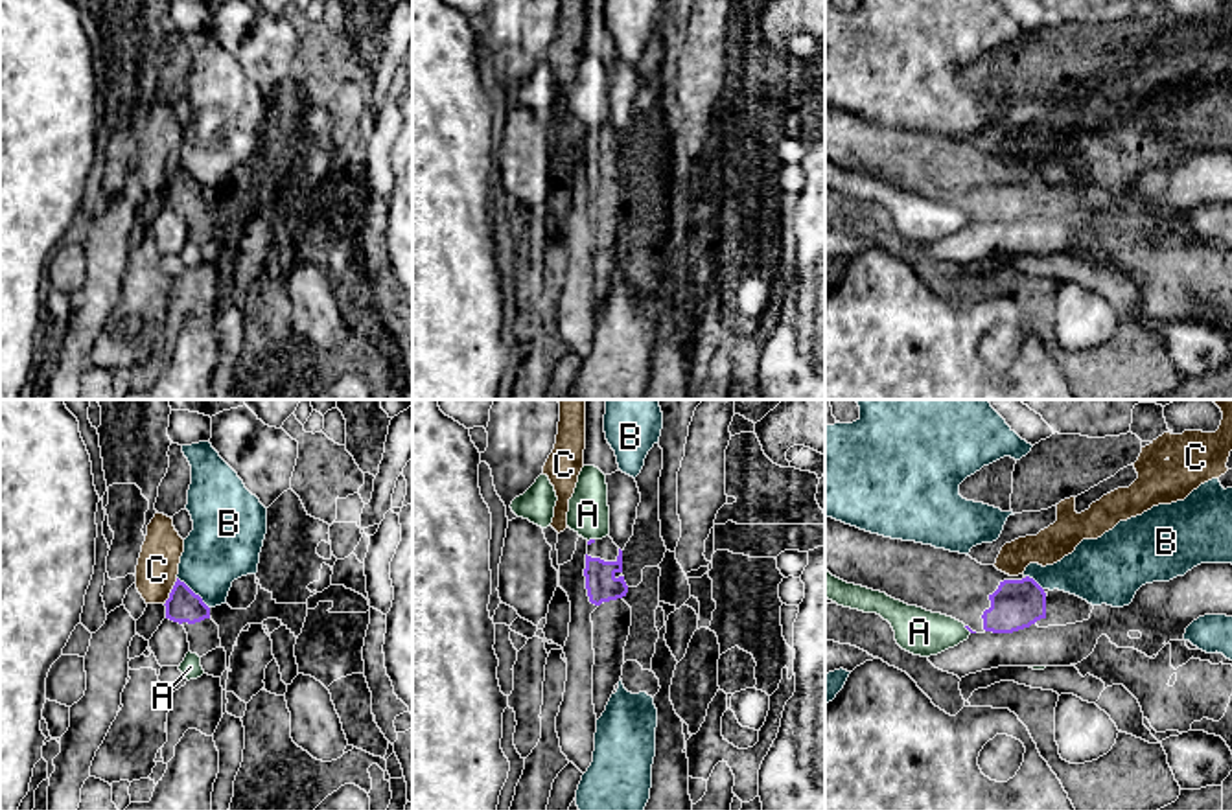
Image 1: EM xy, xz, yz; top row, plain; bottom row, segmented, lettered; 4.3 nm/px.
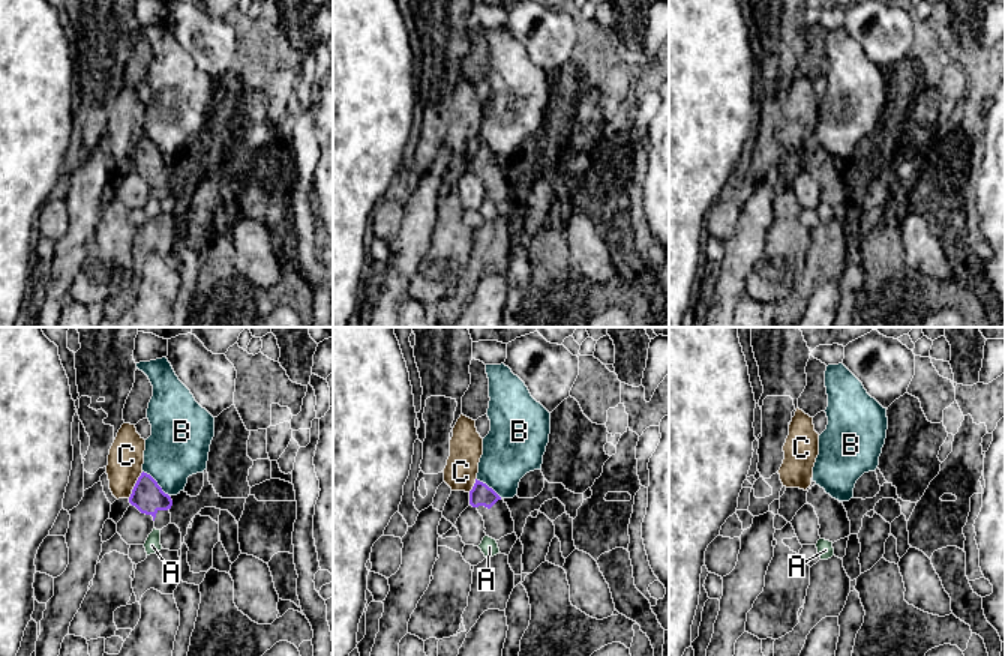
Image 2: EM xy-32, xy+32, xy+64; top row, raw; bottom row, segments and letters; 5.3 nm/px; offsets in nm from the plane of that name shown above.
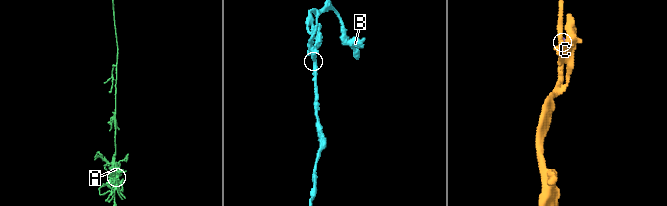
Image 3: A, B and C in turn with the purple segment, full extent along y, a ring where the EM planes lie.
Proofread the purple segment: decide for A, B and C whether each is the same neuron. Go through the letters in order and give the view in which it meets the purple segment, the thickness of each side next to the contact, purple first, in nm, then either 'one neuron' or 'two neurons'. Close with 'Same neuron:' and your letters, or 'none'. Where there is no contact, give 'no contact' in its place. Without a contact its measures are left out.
A: xz | 20/180 nm | two neurons
B: xy | 140/300 nm | two neurons
C: xy | 140/180 nm | two neurons
Same neuron: none

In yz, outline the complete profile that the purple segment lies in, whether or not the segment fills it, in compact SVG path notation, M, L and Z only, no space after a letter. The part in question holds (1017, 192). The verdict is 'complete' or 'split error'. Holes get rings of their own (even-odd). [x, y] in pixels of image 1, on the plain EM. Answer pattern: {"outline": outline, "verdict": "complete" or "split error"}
{"outline": "M827 103L825 156L847 171L952 204L970 221L1066 214L1088 208L1094 197L1075 182L1046 180L1029 164L1009 164L967 142L884 125Z", "verdict": "split error"}

